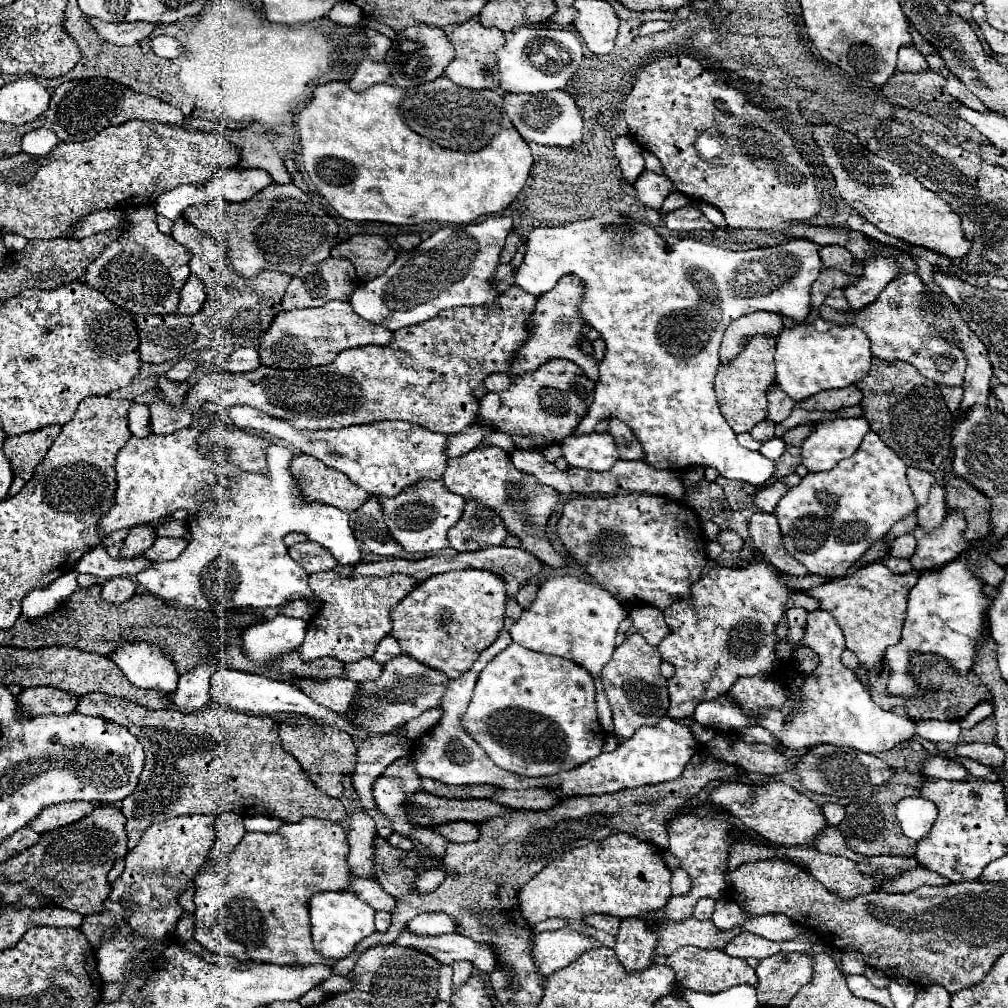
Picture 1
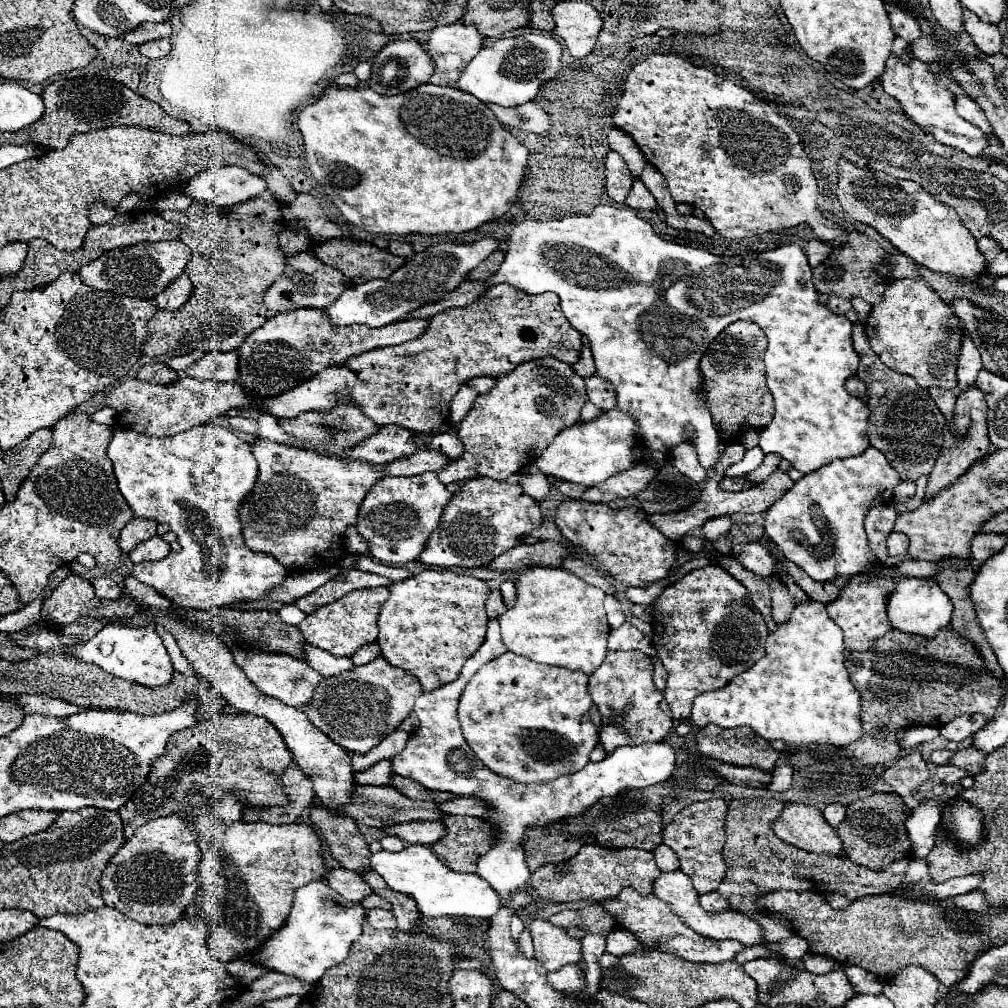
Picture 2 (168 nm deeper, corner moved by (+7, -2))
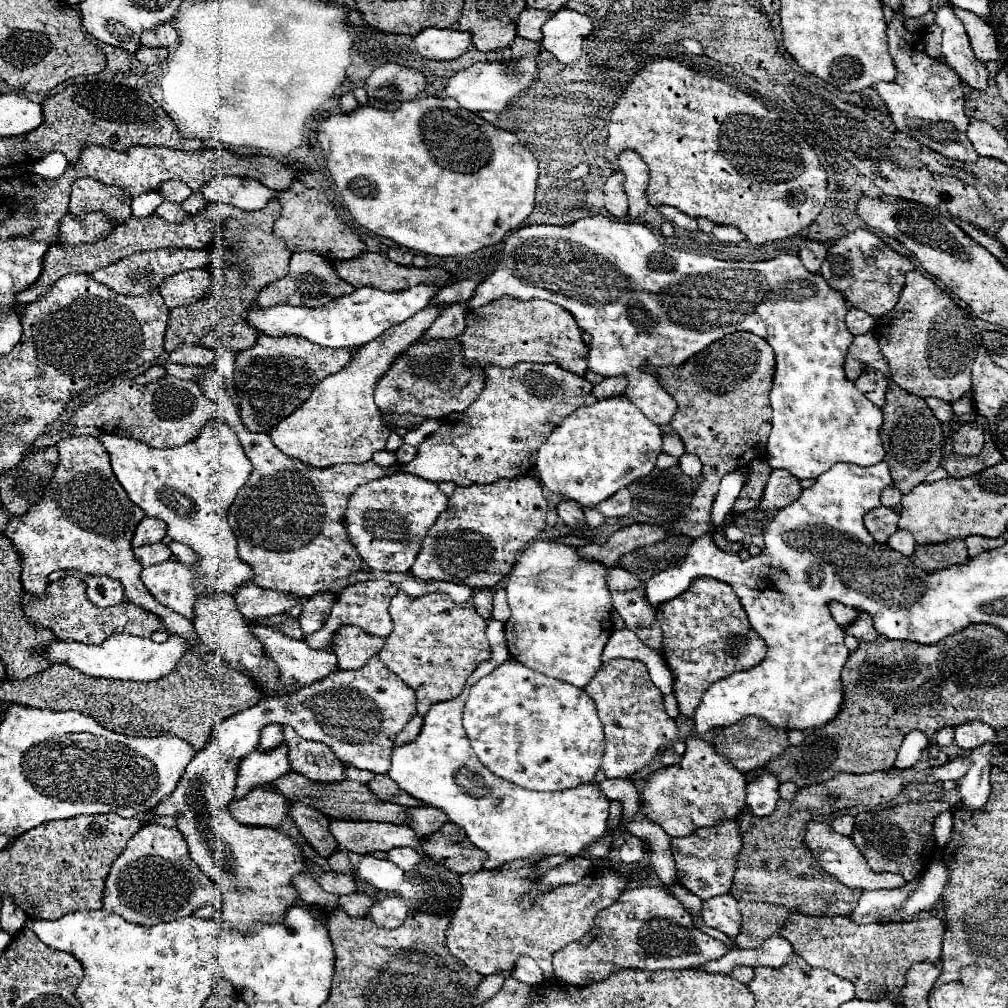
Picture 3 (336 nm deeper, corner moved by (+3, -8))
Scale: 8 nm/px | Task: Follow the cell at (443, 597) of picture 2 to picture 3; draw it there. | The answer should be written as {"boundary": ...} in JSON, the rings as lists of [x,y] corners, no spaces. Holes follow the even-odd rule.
{"boundary":[[[398,590],[390,604],[390,616],[394,630],[386,636],[378,658],[398,674],[404,684],[414,688],[418,712],[426,712],[432,704],[458,696],[476,664],[490,656],[486,620],[474,612],[472,598],[464,604],[456,604],[444,592],[428,592],[412,598]]]}

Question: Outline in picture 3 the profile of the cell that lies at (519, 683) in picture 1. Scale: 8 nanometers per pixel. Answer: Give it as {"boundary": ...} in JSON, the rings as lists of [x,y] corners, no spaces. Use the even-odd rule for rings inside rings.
{"boundary":[[[510,658],[494,672],[478,680],[464,706],[464,730],[478,760],[496,776],[526,790],[568,790],[592,782],[604,754],[604,730],[596,716],[594,700],[564,680],[542,676]]]}

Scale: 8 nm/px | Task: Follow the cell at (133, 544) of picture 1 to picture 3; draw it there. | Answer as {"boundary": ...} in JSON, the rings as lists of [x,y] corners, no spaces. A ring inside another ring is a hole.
{"boundary":[[[144,518],[136,532],[134,532],[134,538],[132,538],[132,546],[146,546],[146,544],[154,544],[154,542],[160,542],[162,538],[166,536],[166,524],[158,518]]]}

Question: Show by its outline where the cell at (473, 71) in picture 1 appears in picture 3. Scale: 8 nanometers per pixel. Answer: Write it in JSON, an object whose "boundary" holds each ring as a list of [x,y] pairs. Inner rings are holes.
{"boundary":[[[424,28],[414,36],[418,54],[430,60],[456,60],[472,48],[470,32],[456,28]]]}

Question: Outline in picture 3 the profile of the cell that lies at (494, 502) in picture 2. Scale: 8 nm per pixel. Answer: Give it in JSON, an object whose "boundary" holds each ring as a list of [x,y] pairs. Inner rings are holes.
{"boundary":[[[522,474],[514,480],[498,480],[492,484],[472,484],[468,488],[456,488],[450,496],[450,506],[438,516],[422,542],[422,550],[410,568],[410,574],[422,580],[446,580],[466,584],[470,588],[496,586],[514,566],[516,556],[536,538],[544,536],[548,504],[542,494],[542,482],[530,474]]]}

